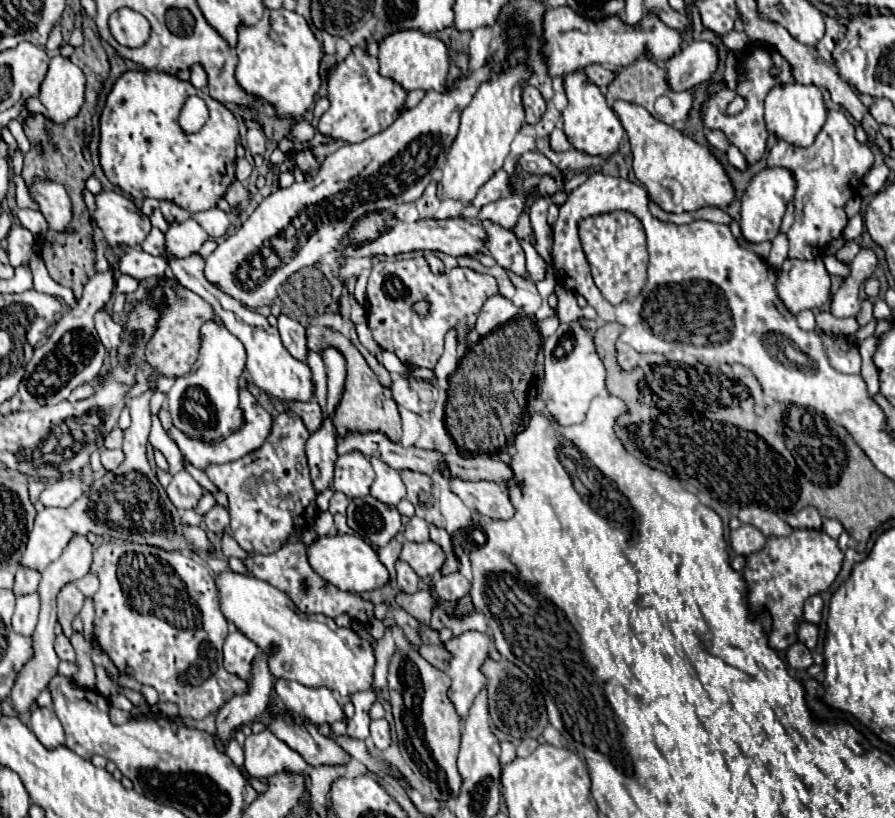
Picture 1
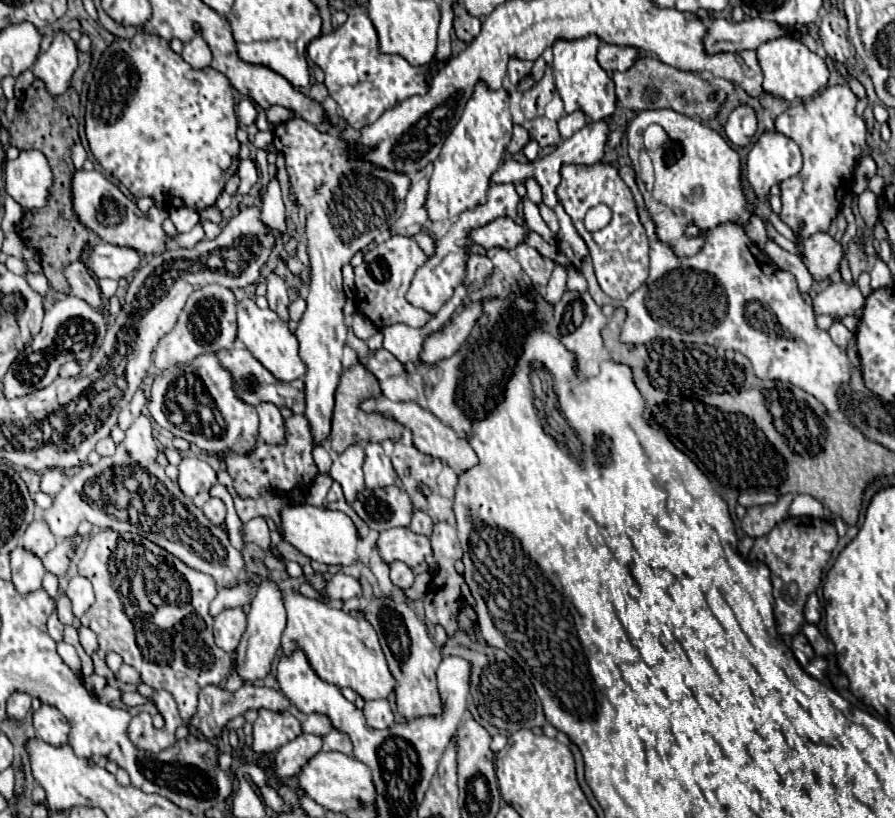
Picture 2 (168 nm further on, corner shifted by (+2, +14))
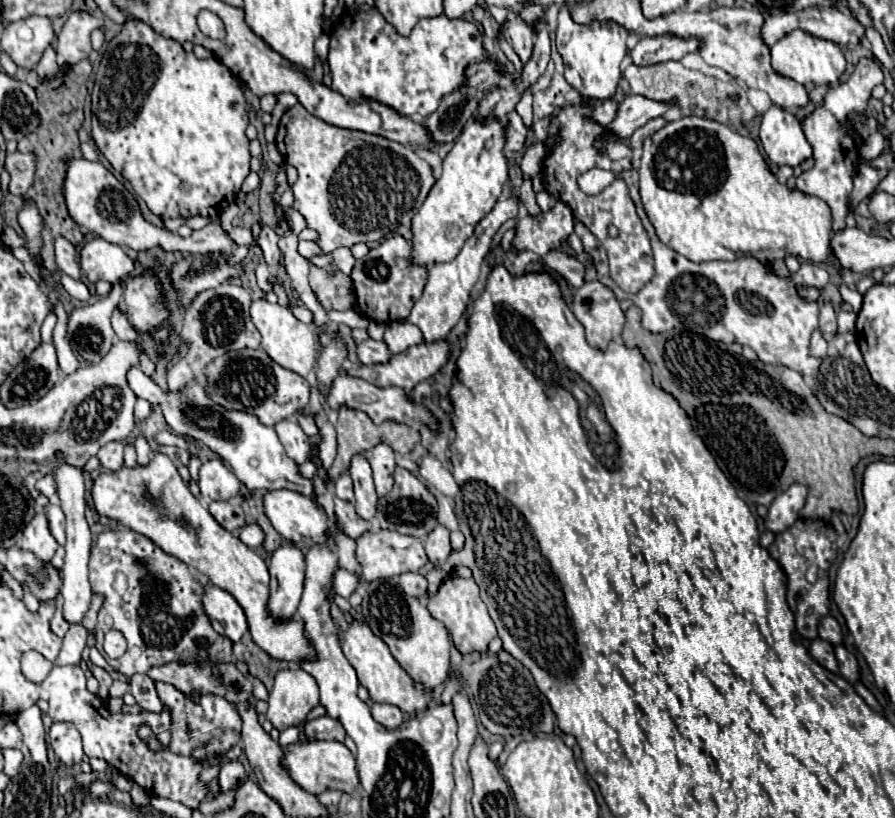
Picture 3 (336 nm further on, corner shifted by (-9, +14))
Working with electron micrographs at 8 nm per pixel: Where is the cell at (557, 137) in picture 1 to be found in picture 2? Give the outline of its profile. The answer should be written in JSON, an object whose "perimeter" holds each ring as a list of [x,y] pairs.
{"perimeter":[[[573,112],[573,114],[567,114],[559,120],[559,132],[563,138],[571,138],[577,130],[581,130],[583,126],[587,124],[587,118],[583,112]]]}

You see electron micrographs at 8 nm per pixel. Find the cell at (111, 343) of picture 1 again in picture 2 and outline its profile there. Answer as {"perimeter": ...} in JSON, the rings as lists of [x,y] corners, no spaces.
{"perimeter":[[[81,260],[69,264],[67,270],[65,270],[65,276],[67,276],[67,280],[71,284],[71,290],[73,290],[73,294],[77,298],[85,300],[93,308],[103,306],[103,296],[101,296],[99,284],[97,284],[93,274],[89,272],[89,268]]]}

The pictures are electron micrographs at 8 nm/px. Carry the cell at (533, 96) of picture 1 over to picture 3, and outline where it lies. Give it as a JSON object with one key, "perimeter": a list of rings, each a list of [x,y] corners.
{"perimeter":[[[508,10],[508,16],[504,20],[504,28],[512,40],[512,46],[516,50],[516,54],[520,56],[522,62],[528,62],[532,56],[532,44],[534,44],[534,34],[532,28],[526,26],[526,22],[522,22],[522,18],[518,18],[516,10]]]}

